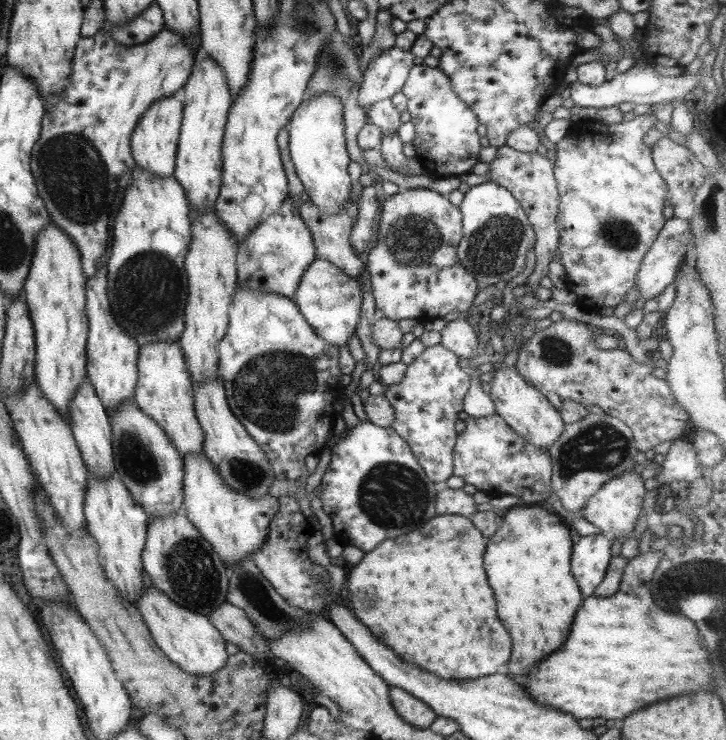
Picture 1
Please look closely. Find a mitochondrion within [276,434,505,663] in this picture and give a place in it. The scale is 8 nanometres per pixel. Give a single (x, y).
(395, 497)

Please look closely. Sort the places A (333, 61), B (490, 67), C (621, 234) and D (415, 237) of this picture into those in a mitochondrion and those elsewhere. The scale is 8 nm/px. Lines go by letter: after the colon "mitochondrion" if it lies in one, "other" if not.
A: mitochondrion
B: mitochondrion
C: mitochondrion
D: mitochondrion

